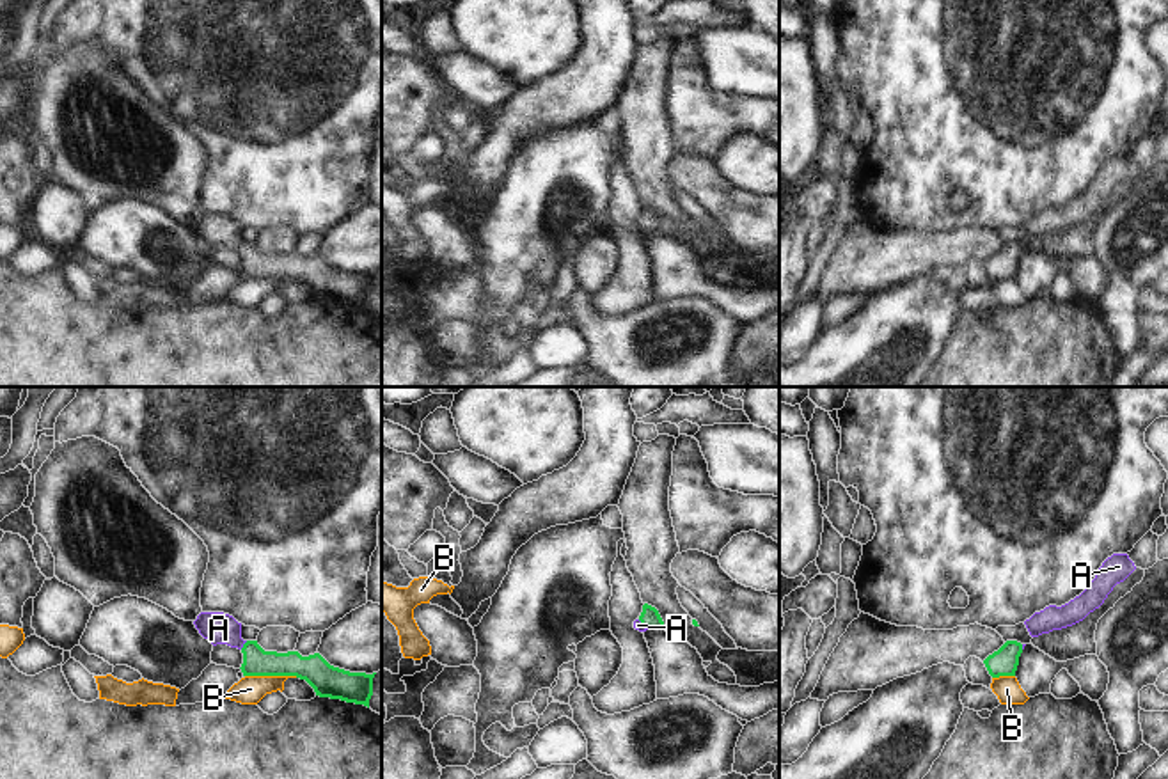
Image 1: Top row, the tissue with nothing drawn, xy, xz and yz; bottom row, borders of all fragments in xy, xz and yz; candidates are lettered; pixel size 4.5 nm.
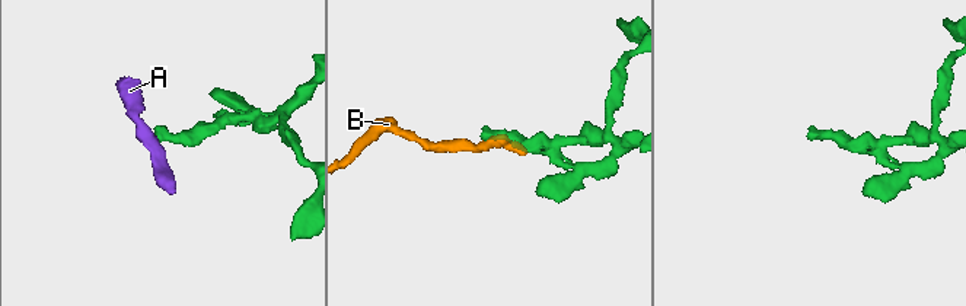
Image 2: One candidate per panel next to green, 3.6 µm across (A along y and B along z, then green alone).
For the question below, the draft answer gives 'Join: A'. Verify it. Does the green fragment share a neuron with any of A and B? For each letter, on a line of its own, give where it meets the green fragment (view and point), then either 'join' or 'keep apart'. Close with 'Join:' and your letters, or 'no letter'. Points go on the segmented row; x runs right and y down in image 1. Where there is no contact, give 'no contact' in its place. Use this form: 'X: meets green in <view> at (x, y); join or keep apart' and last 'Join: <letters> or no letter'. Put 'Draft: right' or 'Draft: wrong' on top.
Draft: right
A: meets green in xy at (244, 645); join
B: meets green in xy at (272, 675); keep apart
Join: A

